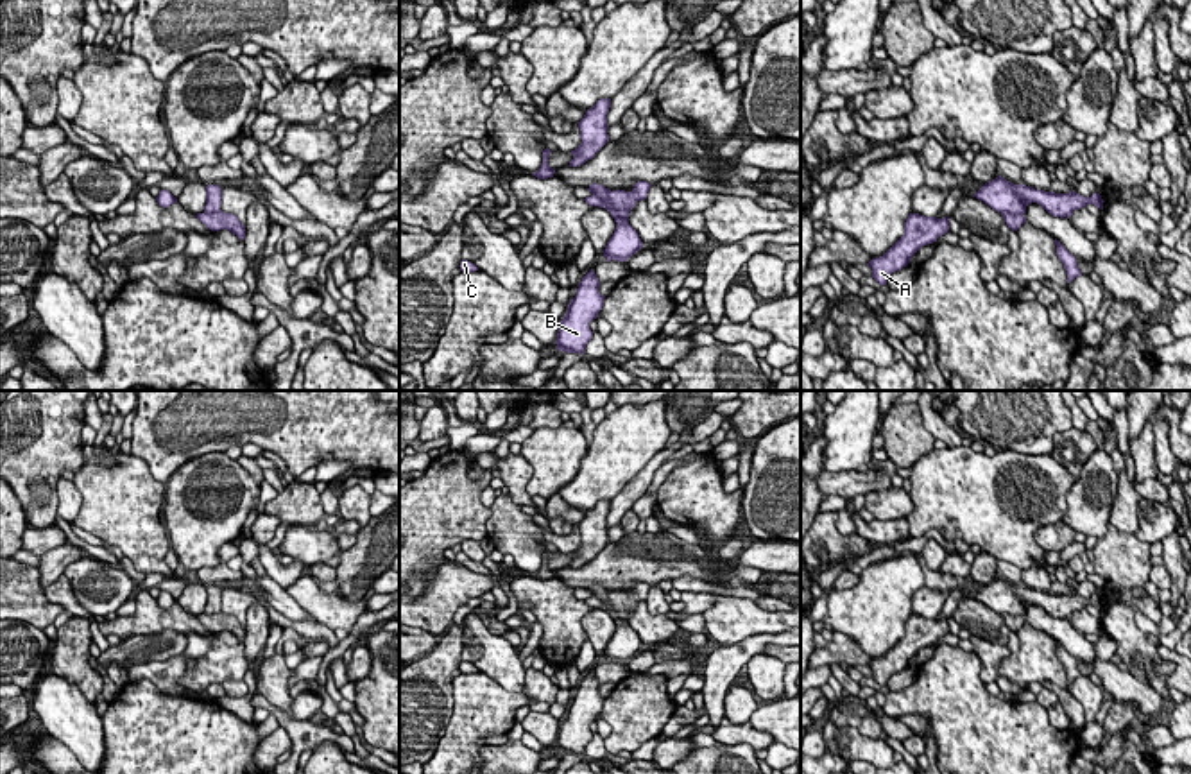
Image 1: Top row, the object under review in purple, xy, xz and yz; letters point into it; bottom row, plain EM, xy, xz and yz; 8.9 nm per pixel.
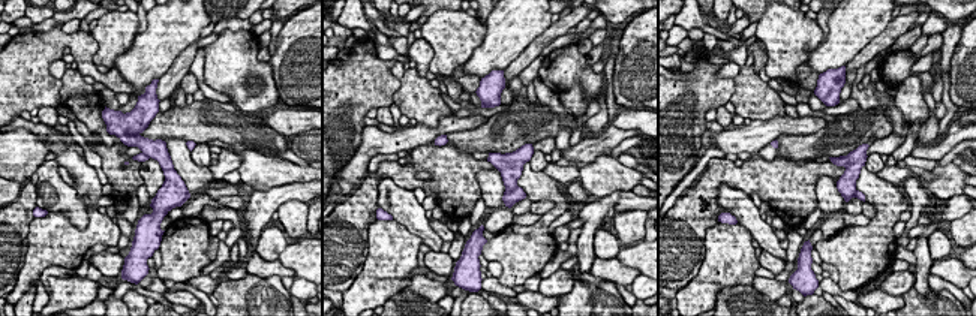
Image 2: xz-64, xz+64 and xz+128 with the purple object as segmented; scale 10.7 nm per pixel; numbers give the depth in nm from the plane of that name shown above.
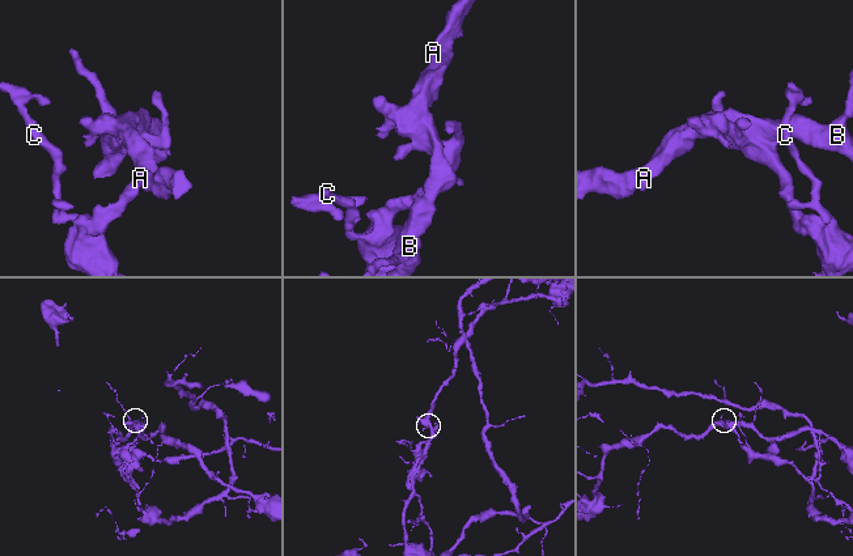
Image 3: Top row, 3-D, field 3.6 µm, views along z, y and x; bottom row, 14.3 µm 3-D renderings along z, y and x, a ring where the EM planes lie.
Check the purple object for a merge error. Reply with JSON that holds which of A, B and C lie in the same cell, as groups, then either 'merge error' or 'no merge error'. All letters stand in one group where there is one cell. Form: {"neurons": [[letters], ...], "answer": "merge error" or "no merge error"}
{"neurons": [["A", "B"], ["C"]], "answer": "merge error"}

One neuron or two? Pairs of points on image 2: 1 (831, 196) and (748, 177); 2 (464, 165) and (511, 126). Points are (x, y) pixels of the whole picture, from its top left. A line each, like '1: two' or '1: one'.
1: two
2: two

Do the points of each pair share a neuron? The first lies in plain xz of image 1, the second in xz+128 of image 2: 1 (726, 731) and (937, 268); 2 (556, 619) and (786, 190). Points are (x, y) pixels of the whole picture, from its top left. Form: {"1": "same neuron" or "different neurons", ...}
{"1": "same neuron", "2": "same neuron"}

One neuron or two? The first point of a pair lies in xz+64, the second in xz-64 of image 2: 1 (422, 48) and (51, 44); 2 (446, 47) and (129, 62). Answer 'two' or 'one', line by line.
1: one
2: two

